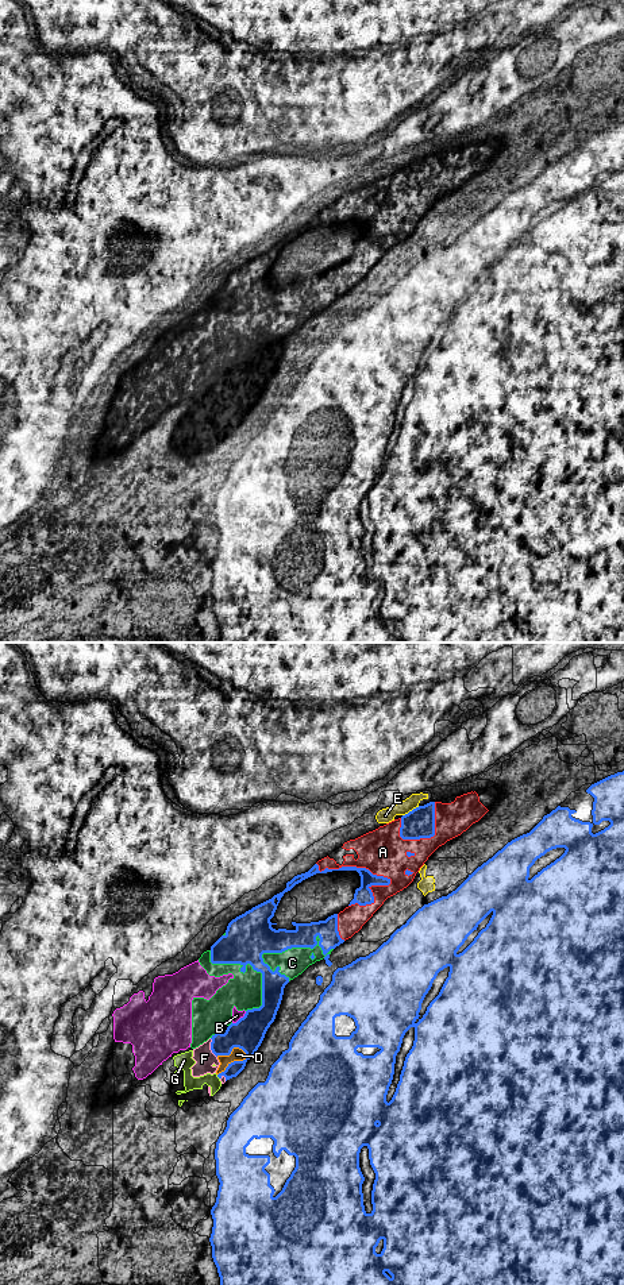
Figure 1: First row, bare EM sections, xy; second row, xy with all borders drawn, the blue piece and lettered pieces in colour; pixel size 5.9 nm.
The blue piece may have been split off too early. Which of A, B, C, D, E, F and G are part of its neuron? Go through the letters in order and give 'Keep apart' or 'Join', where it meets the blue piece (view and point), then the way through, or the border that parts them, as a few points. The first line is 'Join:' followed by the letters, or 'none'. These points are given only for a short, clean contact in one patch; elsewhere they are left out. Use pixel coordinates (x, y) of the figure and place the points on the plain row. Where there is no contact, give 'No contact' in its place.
Join: none
A: Keep apart. Touches blue at xy (353, 219)
B: Keep apart. Touches blue at xy (241, 370). Boundary: xy (246, 363), (232, 375)
C: Keep apart. Touches blue at xy (297, 298)
D: Keep apart. Touches blue at xy (234, 413)
E: Keep apart. Touches blue at xy (412, 162)
F: Keep apart. Touches blue at xy (211, 400). Boundary: xy (210, 390), (211, 404), (216, 409)
G: Keep apart. Touches blue at xy (218, 428). Boundary: xy (216, 427), (219, 431)

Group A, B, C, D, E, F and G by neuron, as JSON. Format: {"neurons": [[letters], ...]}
{"neurons": [["A", "B", "C"], ["D", "F", "G"], ["E"]]}

